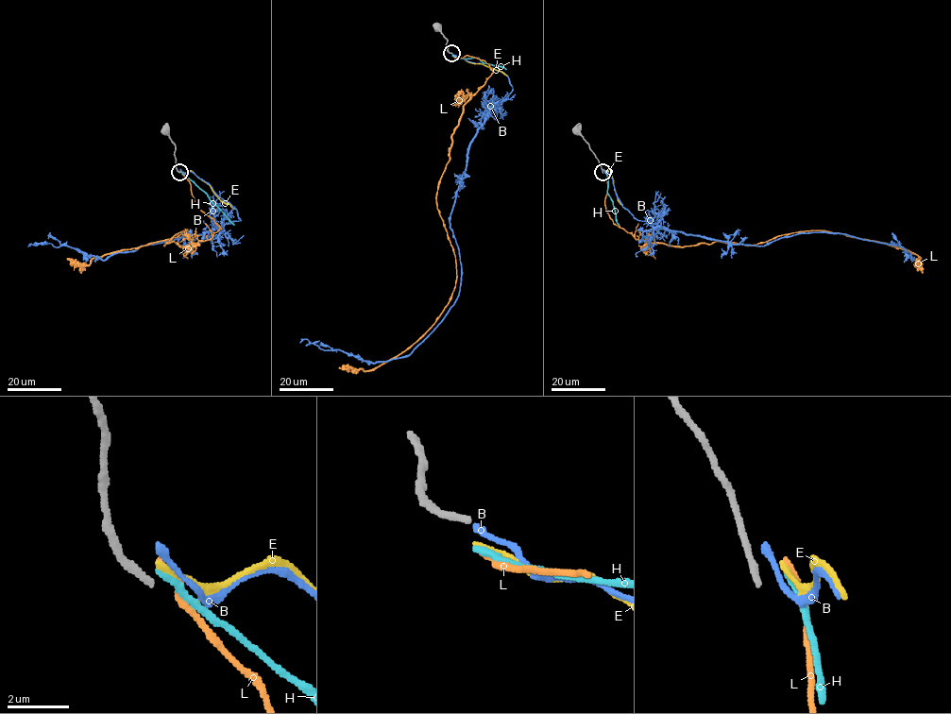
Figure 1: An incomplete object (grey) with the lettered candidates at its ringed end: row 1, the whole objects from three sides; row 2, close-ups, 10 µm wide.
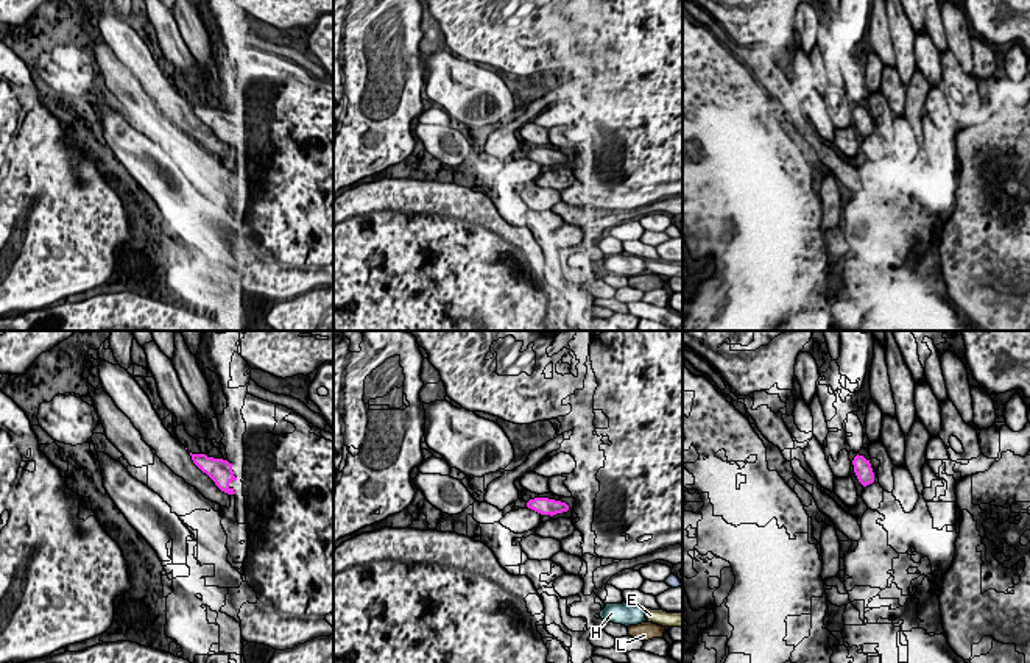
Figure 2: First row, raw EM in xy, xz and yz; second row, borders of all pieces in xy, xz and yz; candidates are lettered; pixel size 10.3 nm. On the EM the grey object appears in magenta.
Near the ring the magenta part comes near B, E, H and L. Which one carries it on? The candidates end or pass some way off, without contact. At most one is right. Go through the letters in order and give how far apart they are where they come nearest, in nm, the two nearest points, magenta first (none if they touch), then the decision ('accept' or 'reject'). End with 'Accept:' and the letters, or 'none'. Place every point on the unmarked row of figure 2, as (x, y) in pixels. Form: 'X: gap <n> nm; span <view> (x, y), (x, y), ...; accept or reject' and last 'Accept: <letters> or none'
B: gap 1250 nm; span xz (567, 159), (664, 231); reject
E: gap 1300 nm; span xz (566, 161), (645, 259); accept
H: gap 1050 nm; span xz (566, 161), (606, 255); reject
L: gap 1350 nm; span xz (566, 161), (630, 276); reject
Accept: E

